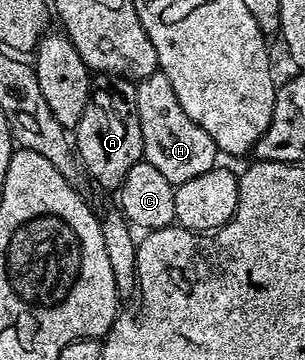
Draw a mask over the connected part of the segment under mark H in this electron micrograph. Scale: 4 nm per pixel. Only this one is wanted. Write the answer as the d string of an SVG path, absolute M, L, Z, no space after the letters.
M162 71L153 72L148 78L137 81L136 114L140 114L140 134L142 135L142 154L145 163L156 166L164 178L172 185L188 182L188 178L200 178L208 170L219 163L220 153L216 142L208 138L208 130L200 130L188 114L184 114L184 106L180 106L180 98L176 98L176 90L172 90L172 82Z

